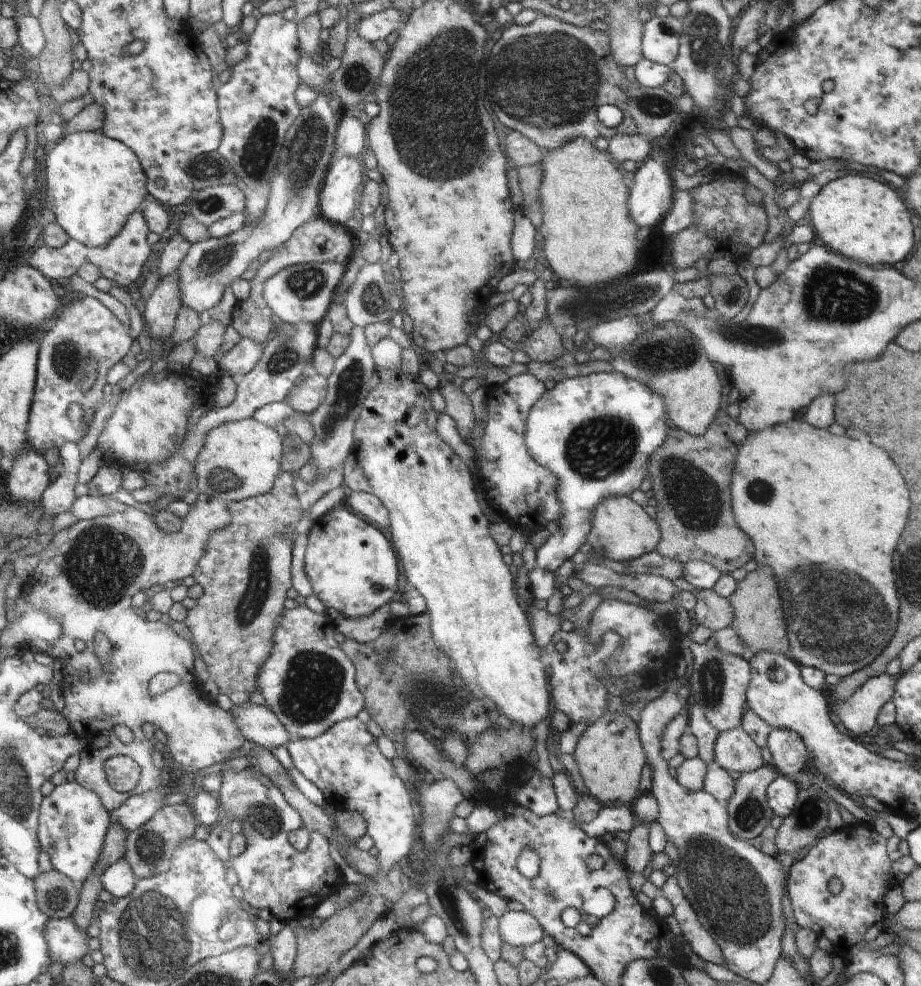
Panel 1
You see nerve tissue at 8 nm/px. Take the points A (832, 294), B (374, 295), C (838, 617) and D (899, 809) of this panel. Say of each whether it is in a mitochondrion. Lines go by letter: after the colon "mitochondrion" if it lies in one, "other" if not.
A: mitochondrion
B: mitochondrion
C: mitochondrion
D: other

